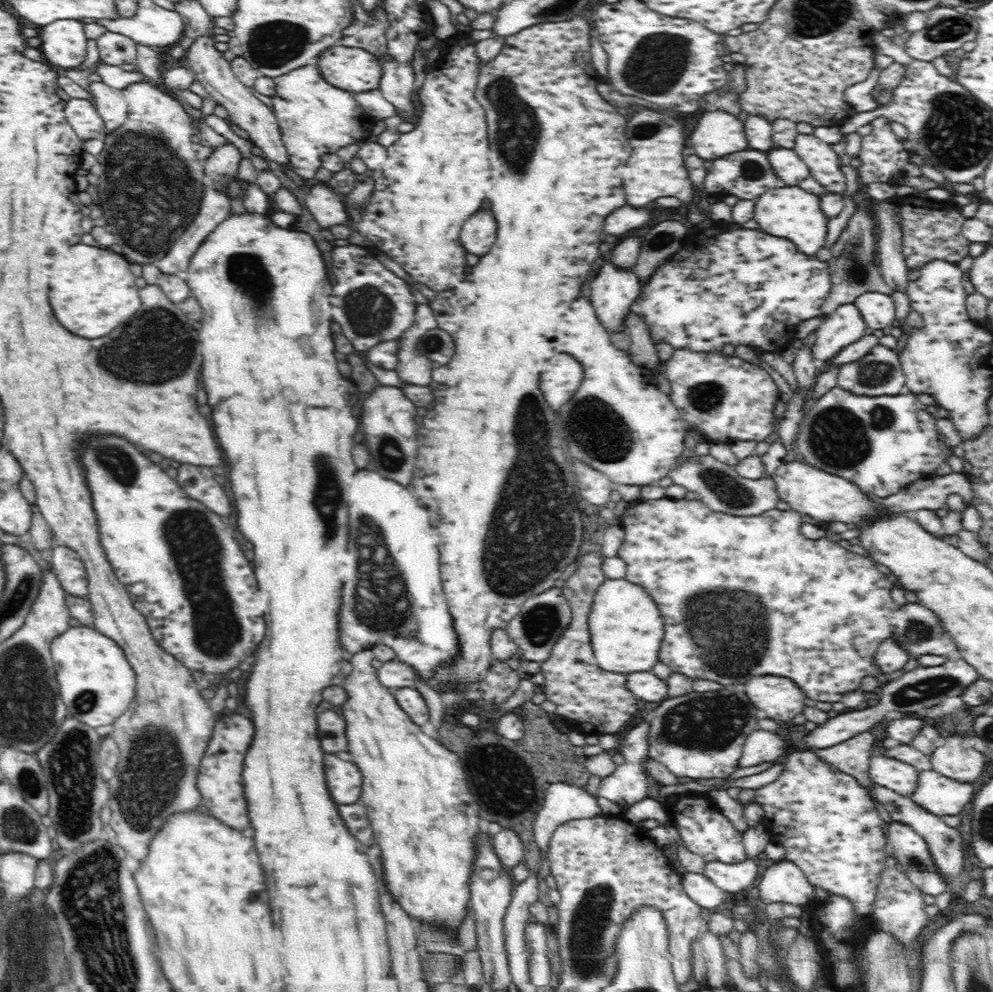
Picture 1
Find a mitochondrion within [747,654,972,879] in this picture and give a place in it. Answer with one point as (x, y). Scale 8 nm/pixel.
(933, 687)

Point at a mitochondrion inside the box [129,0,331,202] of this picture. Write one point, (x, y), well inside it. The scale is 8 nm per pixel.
(273, 44)

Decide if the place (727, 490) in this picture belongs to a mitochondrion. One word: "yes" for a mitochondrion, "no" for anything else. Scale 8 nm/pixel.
yes

